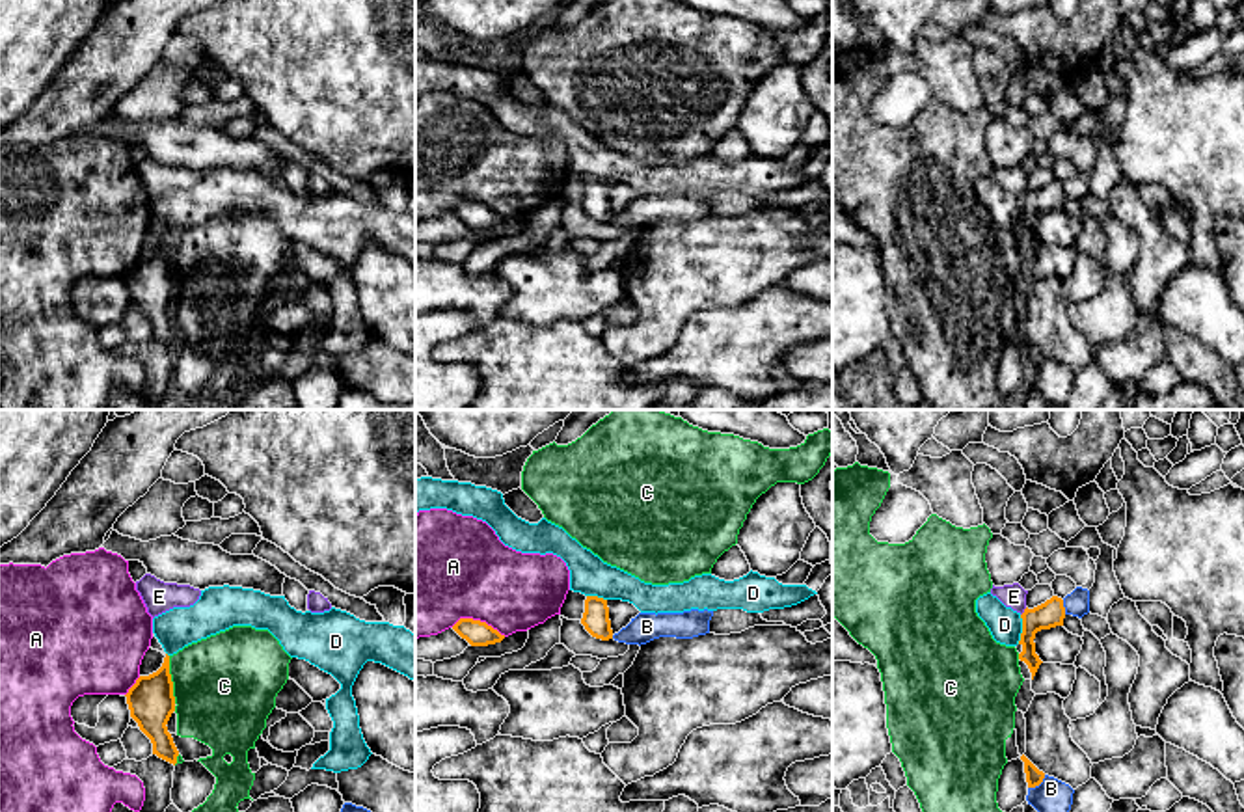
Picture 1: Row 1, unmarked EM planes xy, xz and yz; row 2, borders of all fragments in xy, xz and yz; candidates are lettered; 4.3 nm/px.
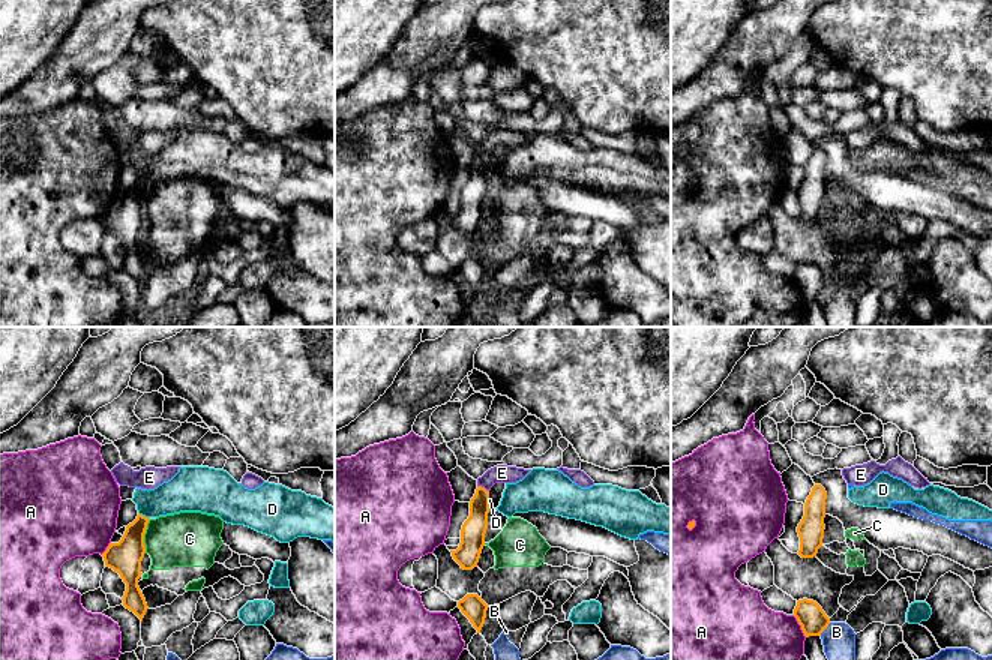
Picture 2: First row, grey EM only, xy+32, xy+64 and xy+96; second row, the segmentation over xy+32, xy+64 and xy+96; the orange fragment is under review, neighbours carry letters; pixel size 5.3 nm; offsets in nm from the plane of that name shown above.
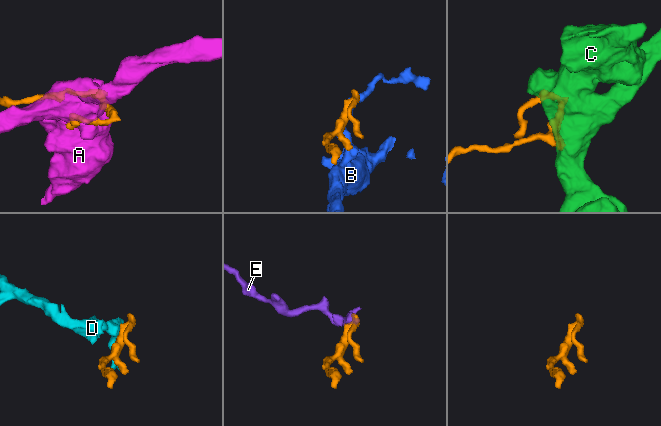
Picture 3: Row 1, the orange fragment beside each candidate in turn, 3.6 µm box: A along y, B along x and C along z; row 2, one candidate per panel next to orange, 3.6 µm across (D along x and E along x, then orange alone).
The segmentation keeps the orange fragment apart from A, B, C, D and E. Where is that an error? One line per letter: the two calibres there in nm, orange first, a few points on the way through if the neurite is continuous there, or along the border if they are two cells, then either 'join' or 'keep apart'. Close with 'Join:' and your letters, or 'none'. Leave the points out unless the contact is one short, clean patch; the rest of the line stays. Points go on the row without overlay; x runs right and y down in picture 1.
A: calibres 110 and 440 nm; keep apart
B: calibres 80 and 170 nm; keep apart
C: calibres 200 and 440 nm; keep apart
D: calibres 120 and 140 nm; border yz (1021, 198), (1021, 222), (1017, 226); keep apart
E: calibres 120 and 100 nm; border yz (1027, 190), (1021, 198); keep apart
Join: none

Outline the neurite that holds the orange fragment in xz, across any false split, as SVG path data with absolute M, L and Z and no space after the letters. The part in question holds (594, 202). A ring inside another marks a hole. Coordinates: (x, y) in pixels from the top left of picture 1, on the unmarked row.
M587 179L581 207L596 222L613 222L607 183Z

